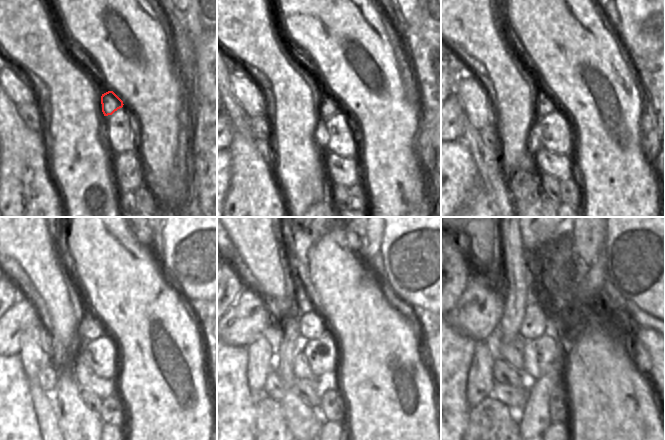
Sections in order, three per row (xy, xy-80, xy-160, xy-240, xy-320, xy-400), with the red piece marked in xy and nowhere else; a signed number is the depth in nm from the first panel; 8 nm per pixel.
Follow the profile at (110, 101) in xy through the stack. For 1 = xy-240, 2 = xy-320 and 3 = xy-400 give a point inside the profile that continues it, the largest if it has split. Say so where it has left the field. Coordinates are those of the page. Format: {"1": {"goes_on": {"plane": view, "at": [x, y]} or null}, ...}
{"1": {"goes_on": {"plane": "xy-240", "at": [91, 328]}}, "2": {"goes_on": {"plane": "xy-320", "at": [311, 325]}}, "3": {"goes_on": {"plane": "xy-400", "at": [535, 320]}}}

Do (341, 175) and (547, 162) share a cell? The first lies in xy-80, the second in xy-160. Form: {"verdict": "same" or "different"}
{"verdict": "same"}

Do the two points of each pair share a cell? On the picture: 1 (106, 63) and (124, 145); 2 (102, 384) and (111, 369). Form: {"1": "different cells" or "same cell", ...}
{"1": "different cells", "2": "different cells"}

